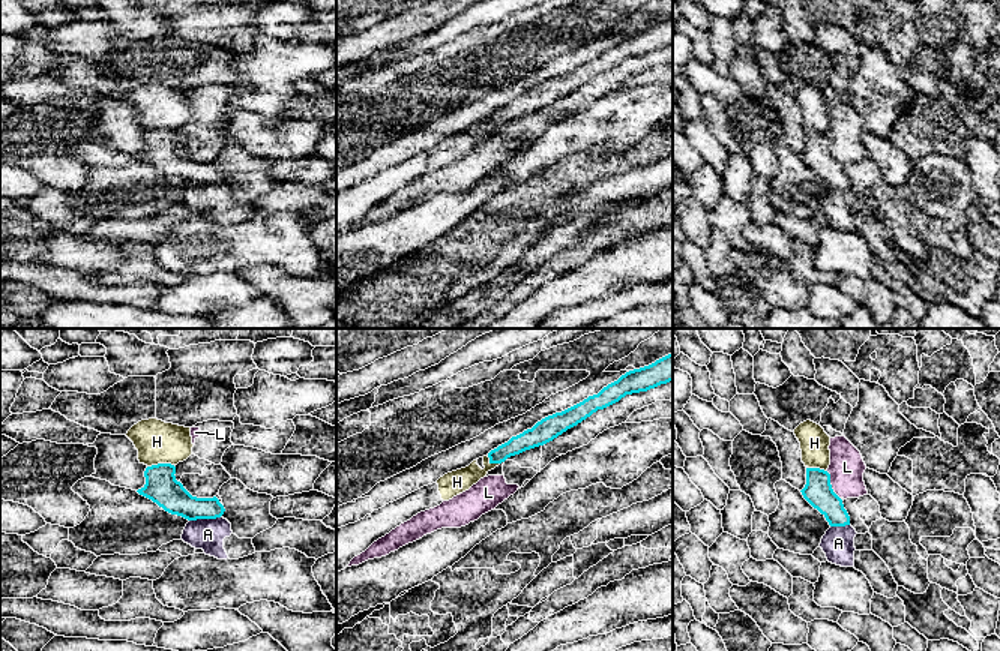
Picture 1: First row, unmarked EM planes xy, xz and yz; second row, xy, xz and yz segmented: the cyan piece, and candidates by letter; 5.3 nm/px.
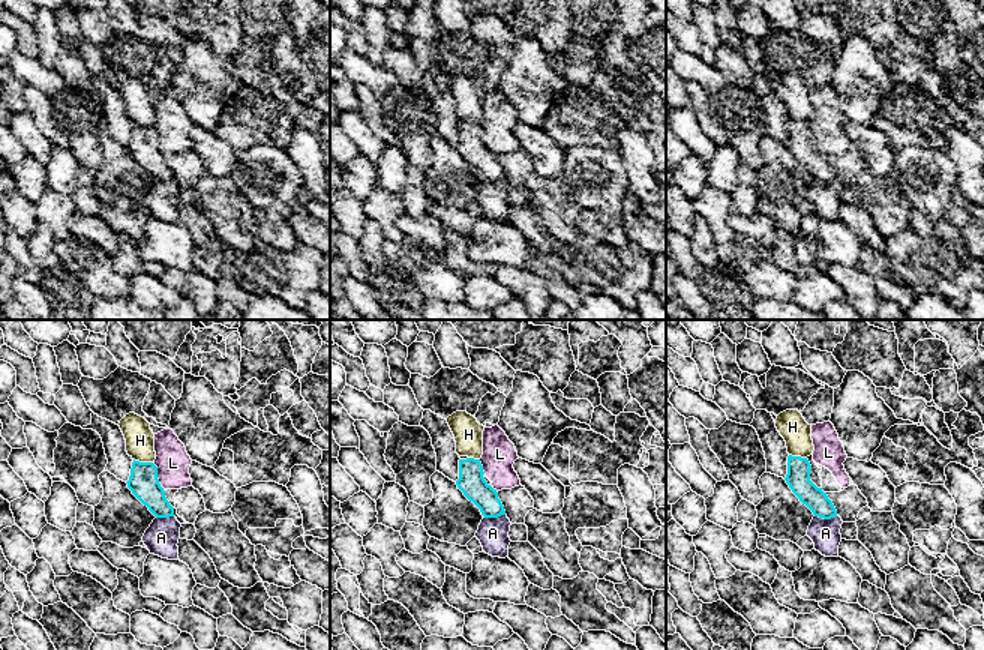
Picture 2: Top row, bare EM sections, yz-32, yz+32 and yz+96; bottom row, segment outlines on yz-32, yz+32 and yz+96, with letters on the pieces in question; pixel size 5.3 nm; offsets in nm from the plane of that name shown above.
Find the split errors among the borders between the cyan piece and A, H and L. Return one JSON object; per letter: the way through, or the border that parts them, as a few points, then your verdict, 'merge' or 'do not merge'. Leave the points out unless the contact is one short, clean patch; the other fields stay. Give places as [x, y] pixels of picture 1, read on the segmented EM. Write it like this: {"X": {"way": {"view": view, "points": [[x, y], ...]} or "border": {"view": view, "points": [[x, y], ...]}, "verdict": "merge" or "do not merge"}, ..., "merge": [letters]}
{"A": {"verdict": "do not merge"}, "H": {"verdict": "do not merge"}, "L": {"verdict": "do not merge"}, "merge": []}

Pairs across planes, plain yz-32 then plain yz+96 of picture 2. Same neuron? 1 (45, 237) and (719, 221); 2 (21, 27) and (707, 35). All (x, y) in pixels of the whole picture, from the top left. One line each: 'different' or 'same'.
1: different
2: different

